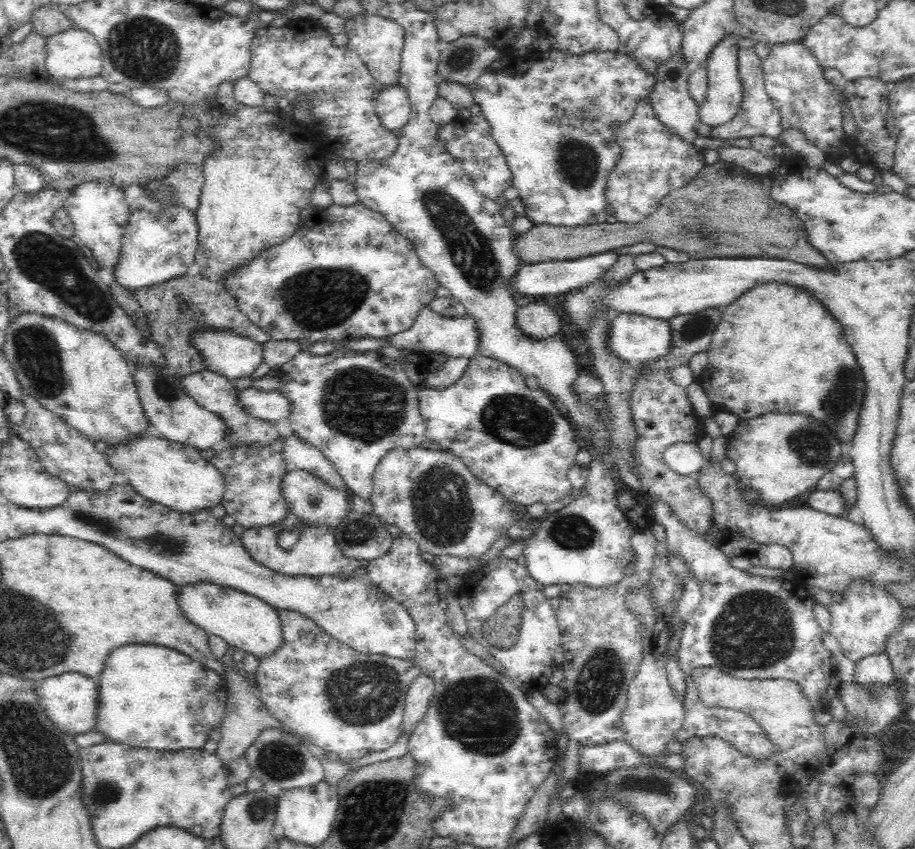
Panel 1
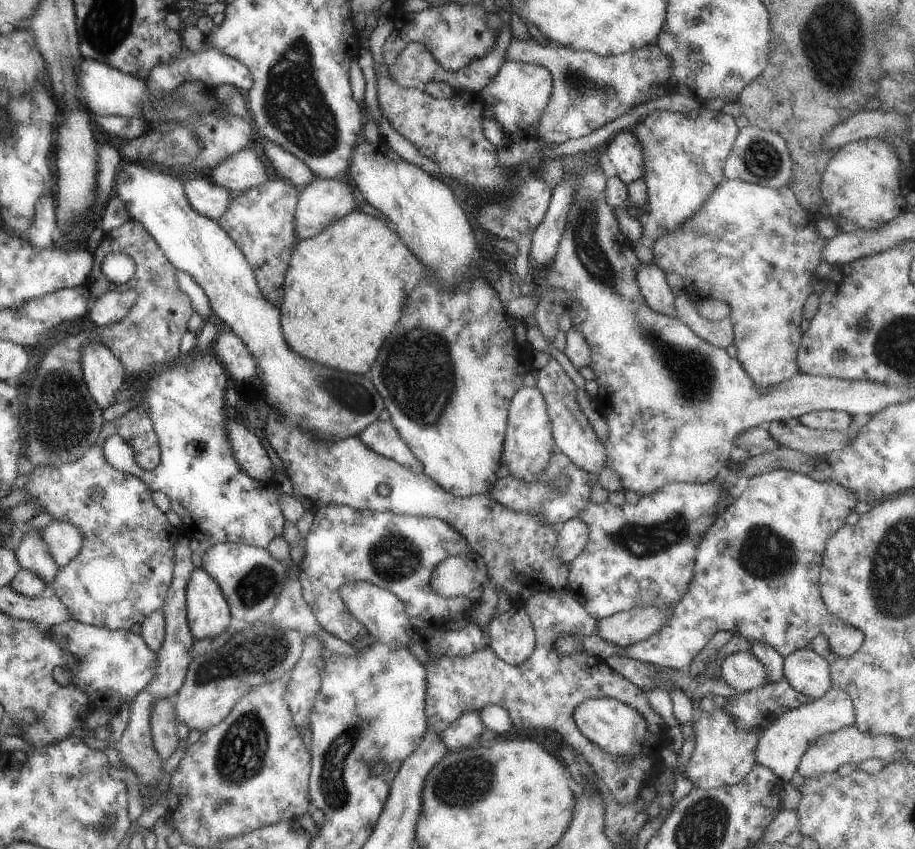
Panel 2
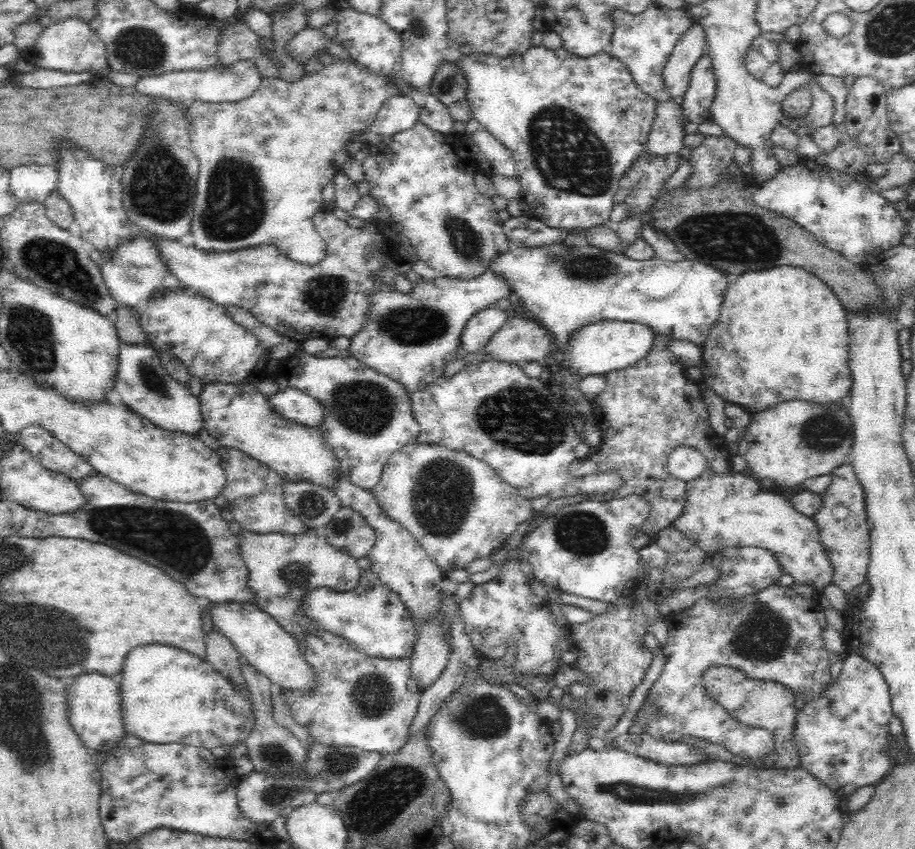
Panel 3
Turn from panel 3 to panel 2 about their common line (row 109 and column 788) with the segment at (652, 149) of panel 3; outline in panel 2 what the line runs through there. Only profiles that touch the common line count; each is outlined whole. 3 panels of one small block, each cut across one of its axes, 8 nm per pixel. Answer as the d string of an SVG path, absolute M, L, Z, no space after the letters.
M809 647L783 658L781 670L789 686L809 698L819 698L831 687L827 662Z

